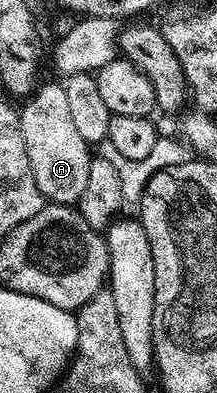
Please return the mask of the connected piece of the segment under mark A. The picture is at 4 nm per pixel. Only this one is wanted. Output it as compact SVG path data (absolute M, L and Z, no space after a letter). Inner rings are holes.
M58 82L45 83L40 87L41 84L19 107L23 145L27 145L27 161L31 161L31 173L35 173L35 185L39 185L39 193L49 203L73 205L87 185L91 147L75 130L64 86Z

